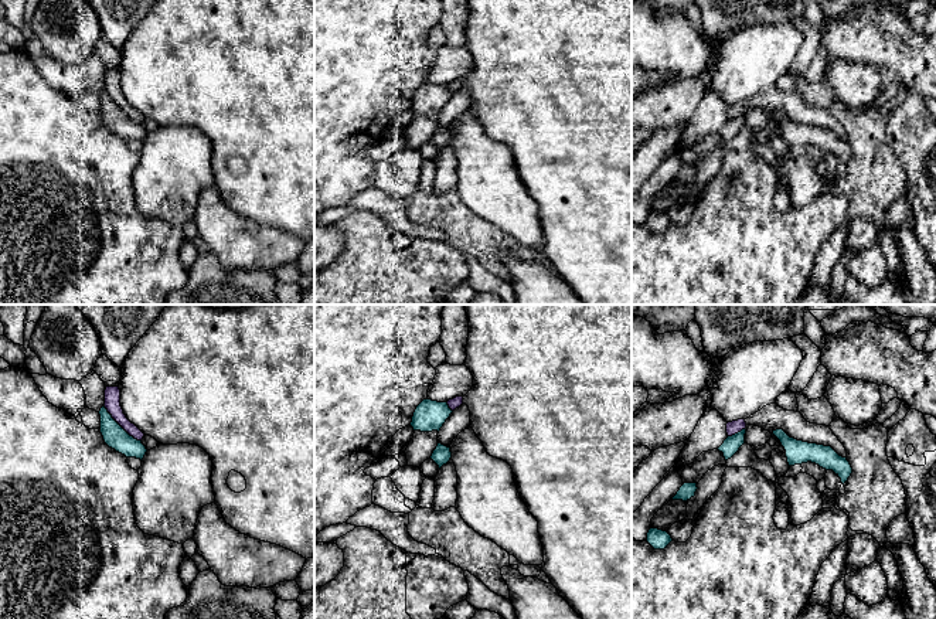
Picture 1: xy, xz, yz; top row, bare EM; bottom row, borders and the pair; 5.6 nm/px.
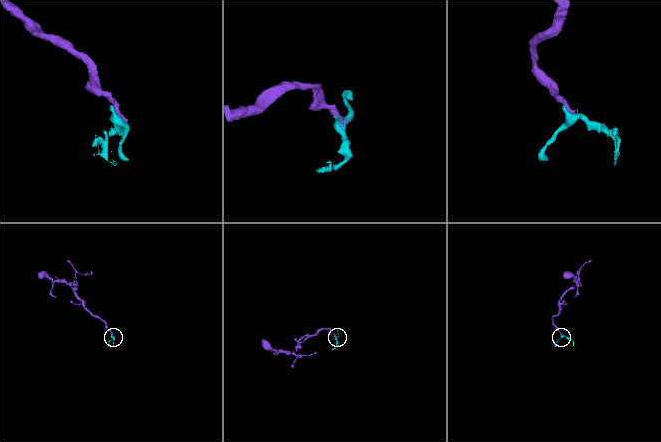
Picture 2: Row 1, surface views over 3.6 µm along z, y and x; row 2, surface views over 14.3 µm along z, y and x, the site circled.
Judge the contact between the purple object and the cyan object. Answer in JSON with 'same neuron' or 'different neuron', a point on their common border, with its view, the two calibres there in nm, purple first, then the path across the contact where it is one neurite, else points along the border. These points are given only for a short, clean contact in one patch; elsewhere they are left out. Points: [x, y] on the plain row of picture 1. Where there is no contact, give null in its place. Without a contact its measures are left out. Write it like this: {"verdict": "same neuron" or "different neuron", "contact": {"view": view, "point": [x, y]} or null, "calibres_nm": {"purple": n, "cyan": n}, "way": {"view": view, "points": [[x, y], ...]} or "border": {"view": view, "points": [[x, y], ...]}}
{"verdict": "different neuron", "contact": {"view": "xy", "point": [121, 108]}, "calibres_nm": {"purple": 100, "cyan": 140}, "border": {"view": "xy", "points": [[104, 87], [106, 94], [130, 118], [140, 123]]}}

